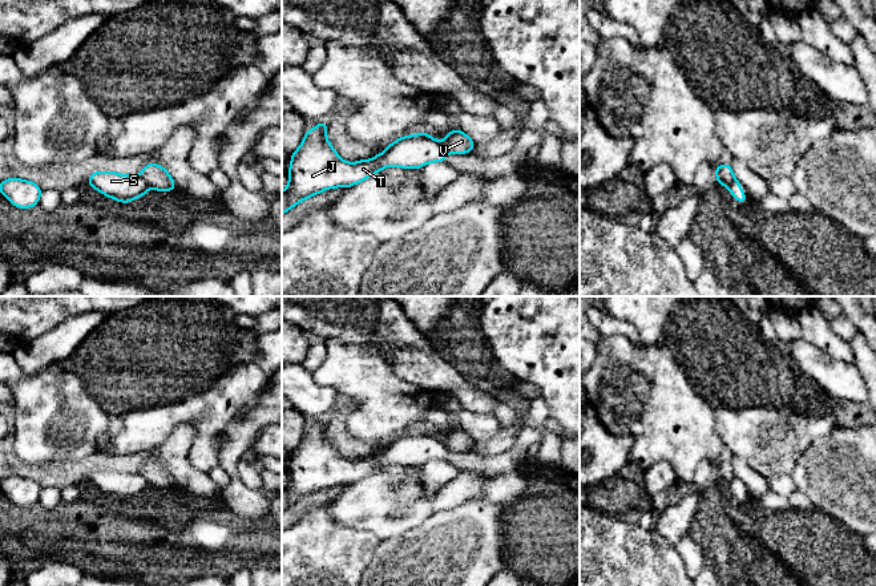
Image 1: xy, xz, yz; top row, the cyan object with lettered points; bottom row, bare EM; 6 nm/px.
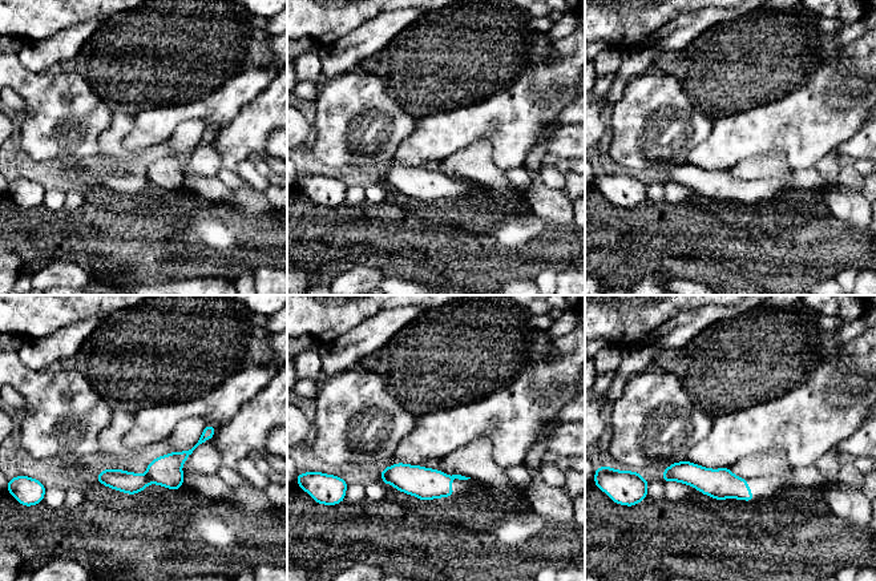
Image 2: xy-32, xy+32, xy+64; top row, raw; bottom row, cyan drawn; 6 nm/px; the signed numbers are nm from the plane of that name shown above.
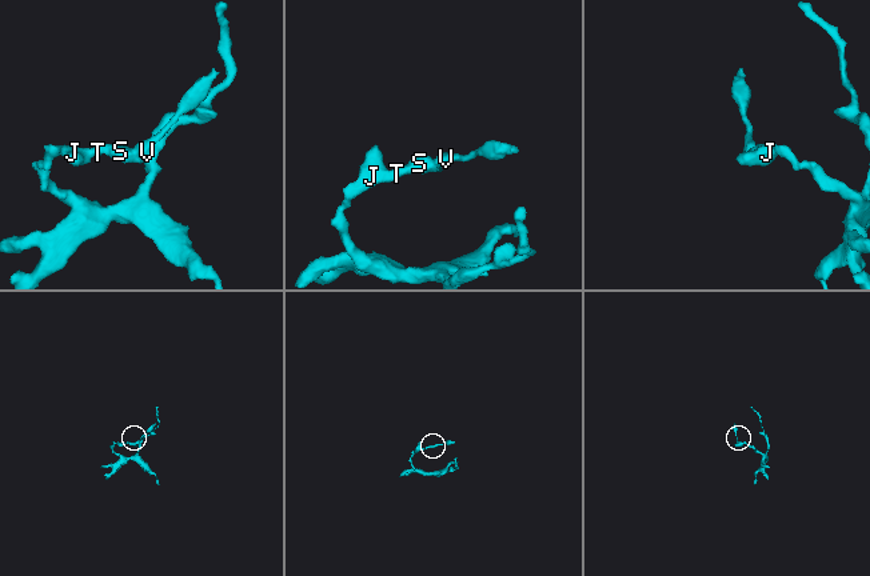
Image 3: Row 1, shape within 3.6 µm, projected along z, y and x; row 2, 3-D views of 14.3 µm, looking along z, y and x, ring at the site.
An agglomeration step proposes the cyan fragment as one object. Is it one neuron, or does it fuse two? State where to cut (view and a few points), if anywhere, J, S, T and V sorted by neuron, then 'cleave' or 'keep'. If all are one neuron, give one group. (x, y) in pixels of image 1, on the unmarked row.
cut xy (140, 472), (150, 484); groups J S T / V; cleave

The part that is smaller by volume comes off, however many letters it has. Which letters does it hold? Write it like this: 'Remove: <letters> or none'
Remove: V

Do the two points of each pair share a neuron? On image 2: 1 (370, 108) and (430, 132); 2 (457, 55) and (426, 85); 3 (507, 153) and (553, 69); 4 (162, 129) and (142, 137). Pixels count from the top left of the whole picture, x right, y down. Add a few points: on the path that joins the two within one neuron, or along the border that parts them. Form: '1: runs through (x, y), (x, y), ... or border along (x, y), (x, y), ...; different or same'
1: border along (416, 121), (416, 128), (395, 149); different
2: runs through (452, 64), (441, 75), (435, 76); same
3: runs through (512, 132), (513, 122), (544, 91); same
4: runs through (157, 129), (148, 132); same

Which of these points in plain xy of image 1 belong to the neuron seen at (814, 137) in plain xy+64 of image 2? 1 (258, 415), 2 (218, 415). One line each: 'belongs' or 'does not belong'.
1: does not belong
2: belongs

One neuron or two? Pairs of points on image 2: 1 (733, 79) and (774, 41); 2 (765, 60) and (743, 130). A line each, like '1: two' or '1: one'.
1: one
2: two

